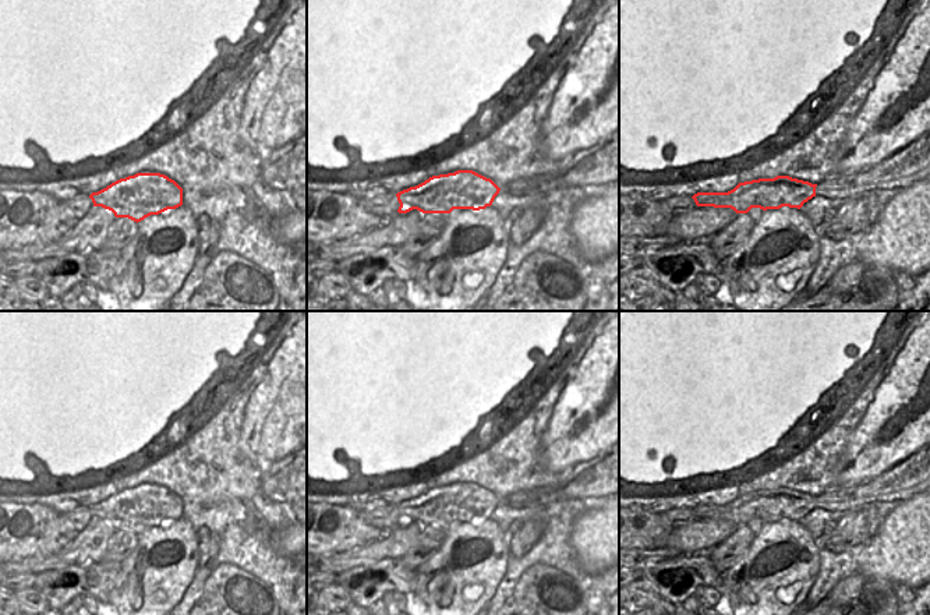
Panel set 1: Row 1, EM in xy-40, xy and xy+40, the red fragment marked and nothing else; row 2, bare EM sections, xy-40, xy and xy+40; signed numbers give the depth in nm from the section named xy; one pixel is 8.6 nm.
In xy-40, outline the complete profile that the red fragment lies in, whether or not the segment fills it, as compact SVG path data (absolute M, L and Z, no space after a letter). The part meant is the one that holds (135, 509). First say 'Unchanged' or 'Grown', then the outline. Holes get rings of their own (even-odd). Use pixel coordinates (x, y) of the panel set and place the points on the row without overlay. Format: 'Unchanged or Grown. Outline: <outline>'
Unchanged. Outline: M137 485L92 505L93 519L102 519L116 530L141 534L151 527L183 517L183 501L160 485Z

